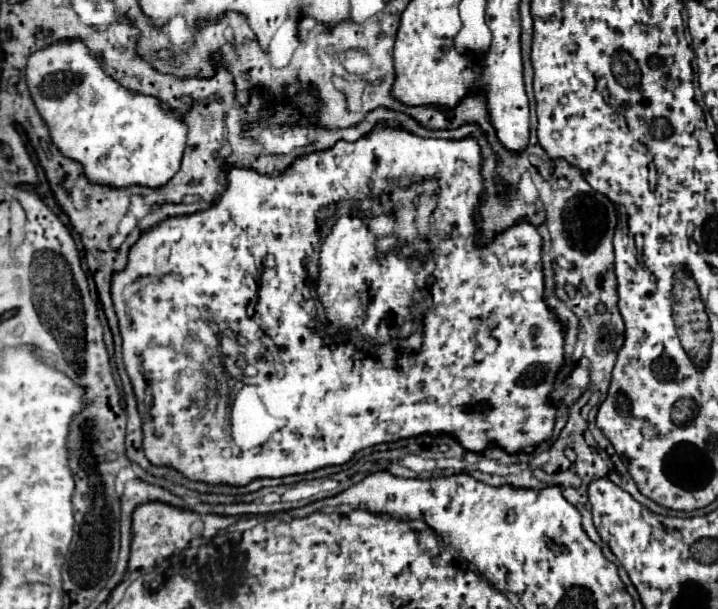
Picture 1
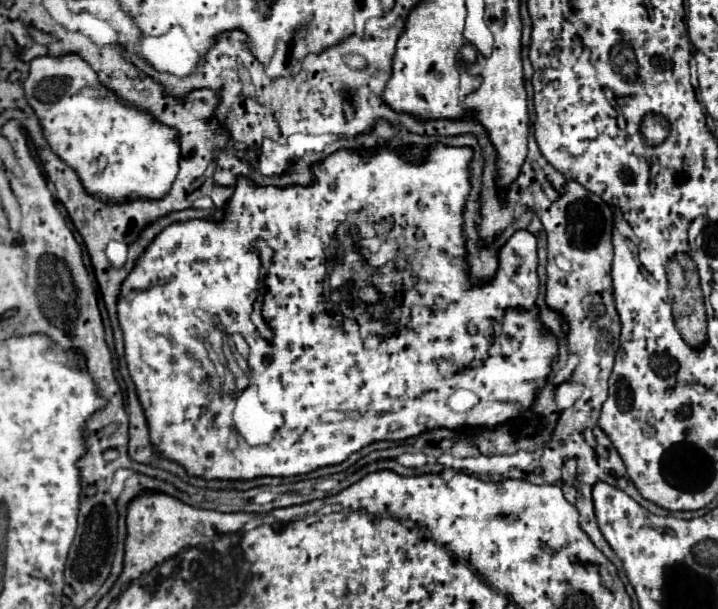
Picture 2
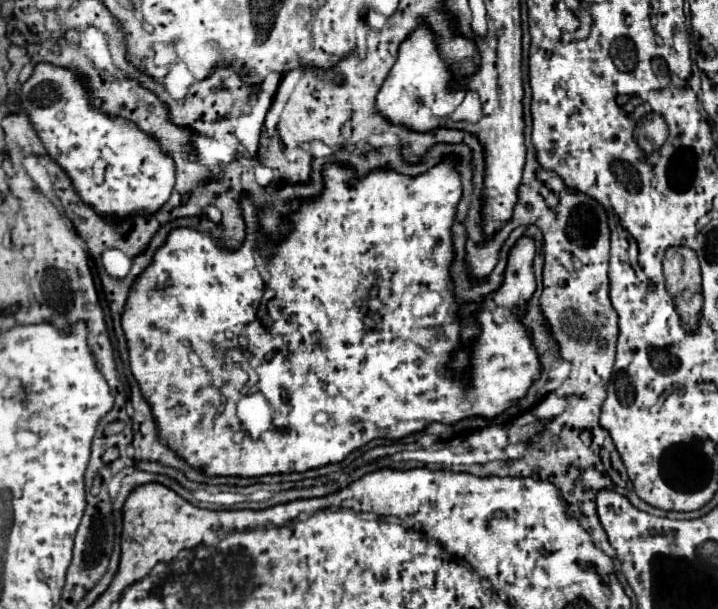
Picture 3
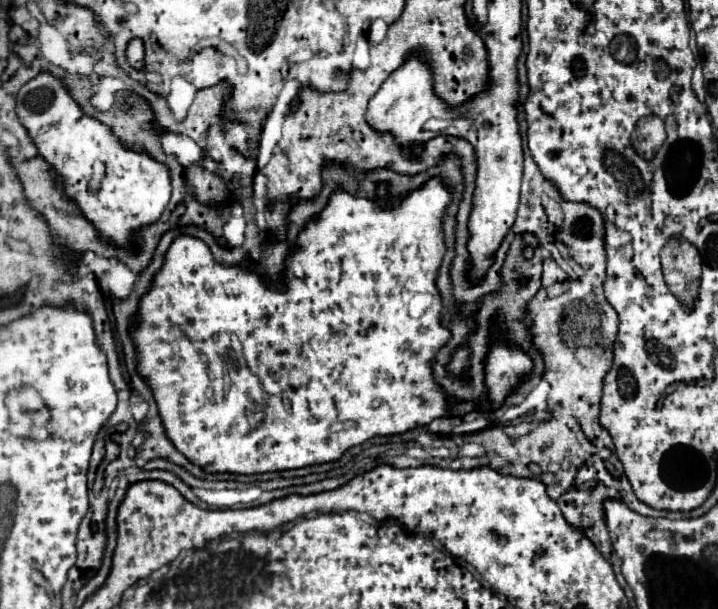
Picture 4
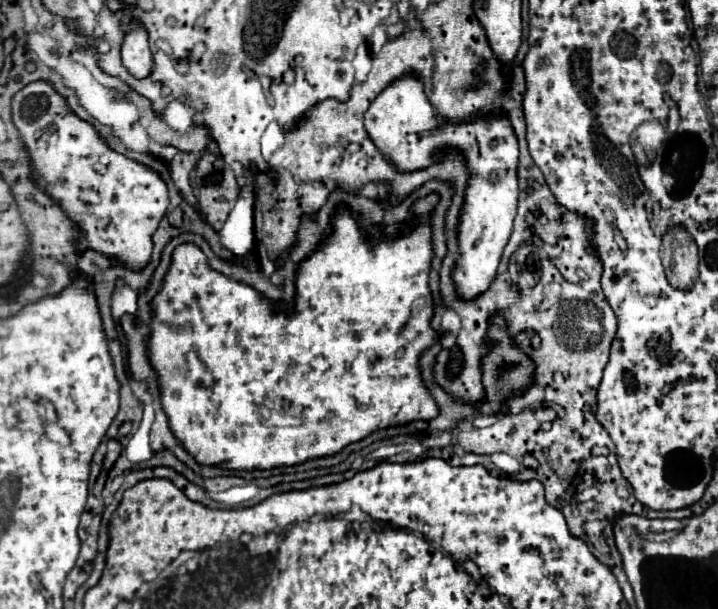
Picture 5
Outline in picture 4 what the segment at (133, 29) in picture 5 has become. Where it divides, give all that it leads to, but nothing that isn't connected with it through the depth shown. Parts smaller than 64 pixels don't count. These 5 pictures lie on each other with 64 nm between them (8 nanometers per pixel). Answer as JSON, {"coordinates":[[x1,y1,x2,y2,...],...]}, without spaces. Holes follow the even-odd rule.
{"coordinates":[[132,40,128,44,128,62,134,66,134,68,144,68,144,46,142,46,142,40]]}

